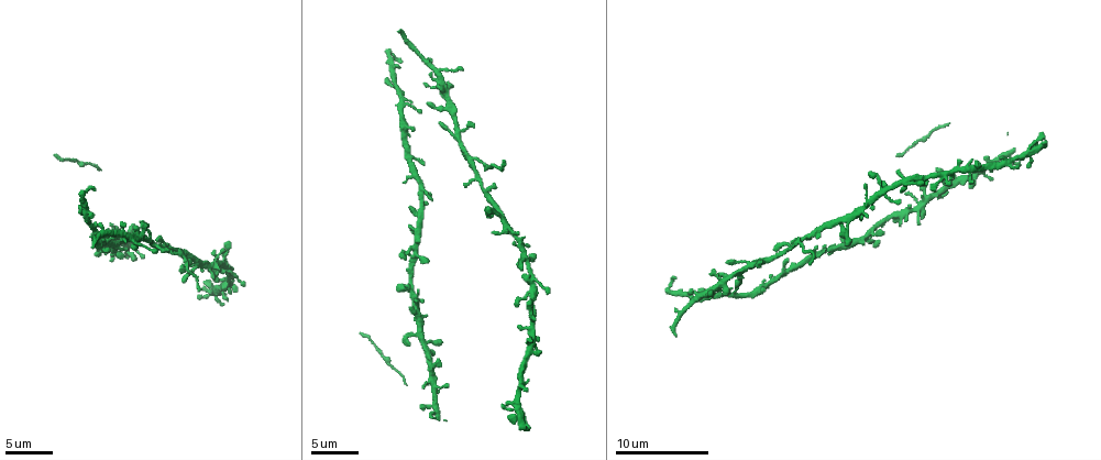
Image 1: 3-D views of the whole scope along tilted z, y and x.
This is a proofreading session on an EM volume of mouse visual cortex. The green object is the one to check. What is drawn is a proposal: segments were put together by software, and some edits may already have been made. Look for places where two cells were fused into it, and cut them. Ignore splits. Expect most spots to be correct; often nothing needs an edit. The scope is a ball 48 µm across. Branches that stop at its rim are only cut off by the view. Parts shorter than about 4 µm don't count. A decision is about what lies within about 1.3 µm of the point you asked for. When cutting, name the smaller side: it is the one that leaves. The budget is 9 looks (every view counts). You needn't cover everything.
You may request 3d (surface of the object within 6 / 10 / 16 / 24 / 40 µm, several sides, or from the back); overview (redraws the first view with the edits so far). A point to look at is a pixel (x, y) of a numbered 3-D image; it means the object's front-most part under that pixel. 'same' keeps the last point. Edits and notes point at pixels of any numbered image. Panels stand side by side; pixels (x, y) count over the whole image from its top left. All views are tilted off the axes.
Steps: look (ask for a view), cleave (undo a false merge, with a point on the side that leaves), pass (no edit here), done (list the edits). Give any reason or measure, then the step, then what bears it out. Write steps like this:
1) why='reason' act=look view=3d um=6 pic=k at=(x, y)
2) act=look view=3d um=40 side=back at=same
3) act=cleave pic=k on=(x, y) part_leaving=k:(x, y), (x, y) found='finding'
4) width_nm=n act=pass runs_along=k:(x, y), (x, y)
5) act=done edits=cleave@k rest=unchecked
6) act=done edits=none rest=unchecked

why='four or more arms meet' act=look view=3d um=10 pic=1 at=(473, 161)

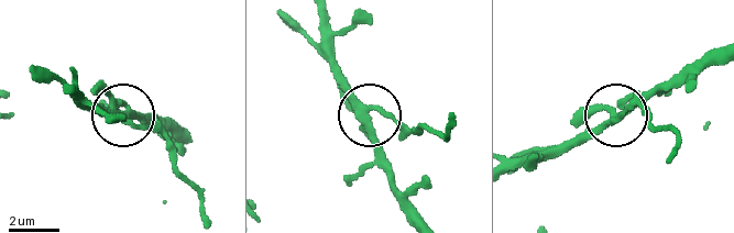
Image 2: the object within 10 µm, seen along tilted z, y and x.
width_nm=280 act=cleave pic=2 on=(406, 124) part_leaving=2:(129, 122), (152, 128), (165, 139), (200, 200), (203, 218) found='two cells meet here'

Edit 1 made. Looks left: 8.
act=look view=overview

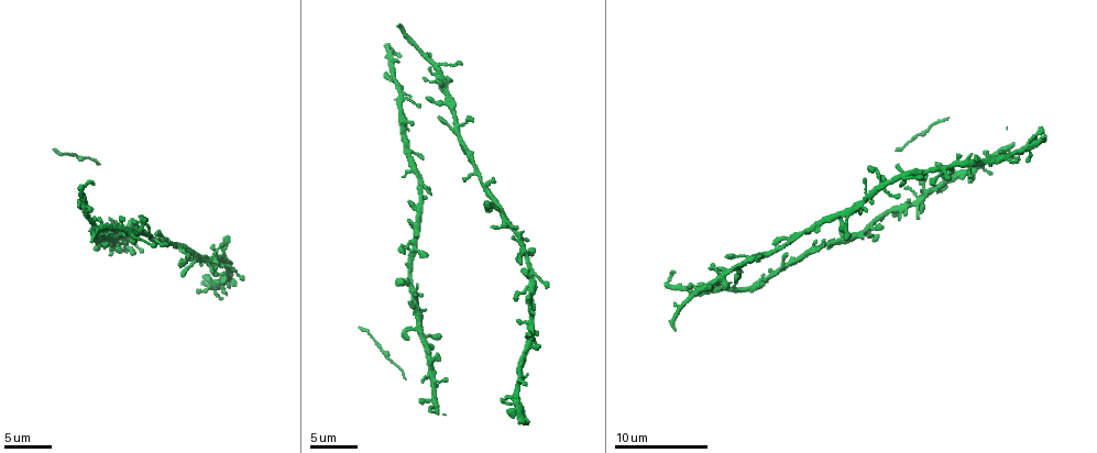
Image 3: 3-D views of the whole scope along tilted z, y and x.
why='side arm on a straight run' act=look view=3d um=10 pic=3 at=(397, 104)

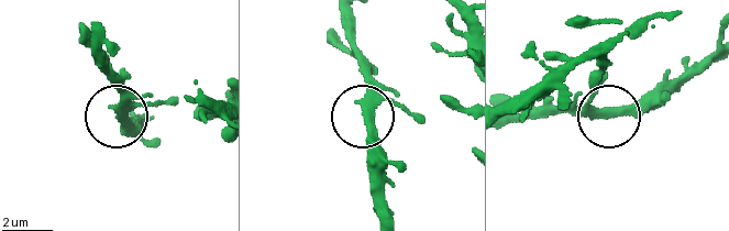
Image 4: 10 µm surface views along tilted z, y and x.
width_nm=270 act=pass runs_along=4:(395, 103), (380, 103), (366, 125), (372, 173) found='one cell here'

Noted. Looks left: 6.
why='branch point' act=look view=3d um=10 pic=3 at=(731, 267)

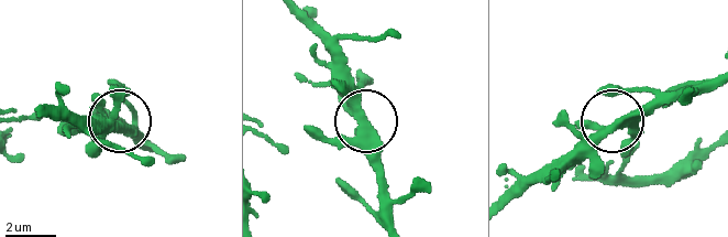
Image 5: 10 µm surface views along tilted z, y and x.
act=pass found='continuous, no second cell'

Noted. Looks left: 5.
why='four-way junction' act=look view=3d um=16 pic=3 at=(424, 342)

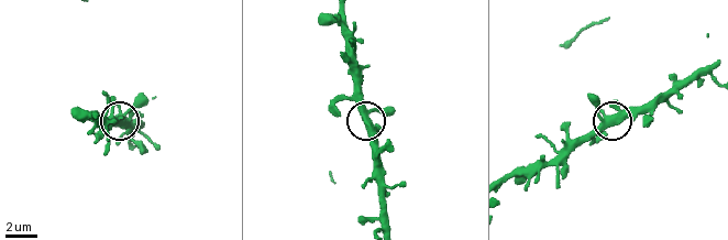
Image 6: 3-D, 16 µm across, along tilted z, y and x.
side_arm_um=11 act=pass runs_along=6:(510, 177), (530, 176), (558, 165), (613, 123), (654, 111) found='all the same cell'

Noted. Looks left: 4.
act=done edits=cleave@2 rest=unchecked

